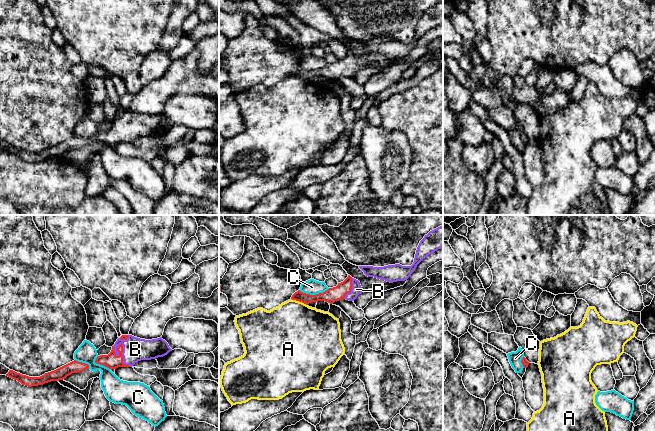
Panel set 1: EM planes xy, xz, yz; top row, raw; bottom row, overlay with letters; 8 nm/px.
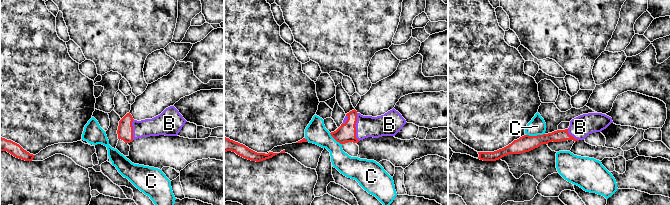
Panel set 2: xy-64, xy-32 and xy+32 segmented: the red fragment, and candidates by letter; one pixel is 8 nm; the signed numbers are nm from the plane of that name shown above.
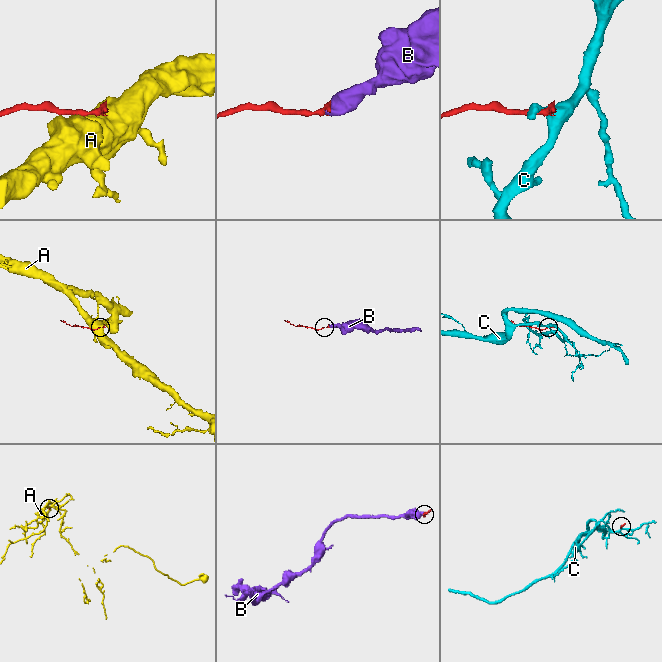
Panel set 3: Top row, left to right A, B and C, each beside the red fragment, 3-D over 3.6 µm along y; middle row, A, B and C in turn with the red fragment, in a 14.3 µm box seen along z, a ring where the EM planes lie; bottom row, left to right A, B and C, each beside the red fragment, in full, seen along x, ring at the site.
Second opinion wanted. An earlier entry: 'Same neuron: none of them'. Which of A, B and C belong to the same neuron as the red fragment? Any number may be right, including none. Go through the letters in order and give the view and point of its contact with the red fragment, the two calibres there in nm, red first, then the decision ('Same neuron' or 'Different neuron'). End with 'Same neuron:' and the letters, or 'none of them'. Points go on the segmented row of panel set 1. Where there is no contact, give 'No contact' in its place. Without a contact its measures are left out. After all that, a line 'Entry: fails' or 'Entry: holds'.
A: Touches red at xz (300, 301). Thickness 110 nm (red) against 480 nm. Different neuron
B: Touches red at xy (122, 351). Thickness 120 nm (red) against 190 nm. Same neuron
C: Touches red at xz (314, 295). Thickness 120 nm (red) against 120 nm. Different neuron
Same neuron: B
Entry: fails

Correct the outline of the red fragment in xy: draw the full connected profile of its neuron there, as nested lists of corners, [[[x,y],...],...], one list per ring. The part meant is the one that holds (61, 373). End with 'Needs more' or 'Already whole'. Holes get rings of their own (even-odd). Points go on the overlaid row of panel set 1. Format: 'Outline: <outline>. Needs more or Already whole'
Outline: [[[74,360],[54,371],[45,373],[44,375],[42,375],[40,377],[29,377],[29,376],[17,373],[13,370],[9,370],[9,372],[6,374],[6,376],[8,376],[14,380],[17,380],[22,385],[32,387],[32,386],[43,385],[43,384],[51,382],[51,381],[63,380],[67,376],[71,375],[72,373],[82,372],[86,369],[89,369],[88,364]]]. Already whole

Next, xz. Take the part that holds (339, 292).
Outline: [[[348,275],[343,282],[338,283],[336,287],[329,288],[323,293],[310,295],[298,290],[292,295],[291,299],[302,302],[306,305],[318,301],[325,301],[333,304],[335,301],[342,299],[354,301],[362,292],[364,292],[364,290],[362,289],[360,282]]]. Needs more

